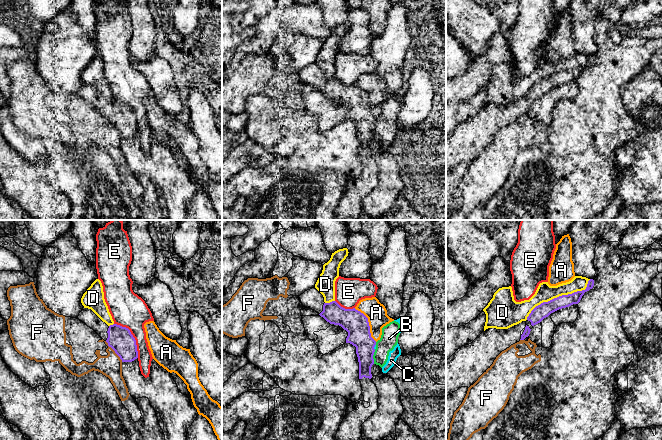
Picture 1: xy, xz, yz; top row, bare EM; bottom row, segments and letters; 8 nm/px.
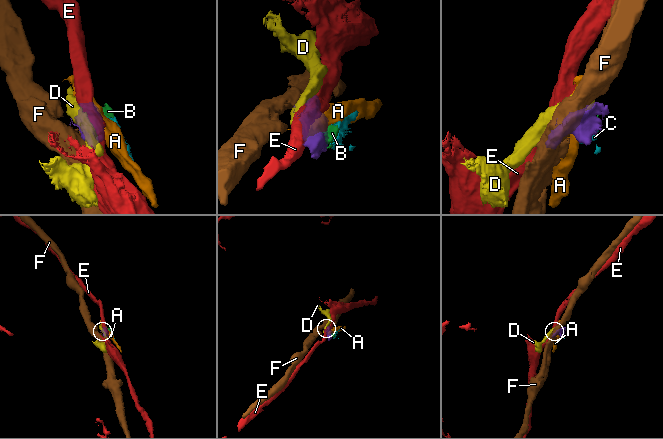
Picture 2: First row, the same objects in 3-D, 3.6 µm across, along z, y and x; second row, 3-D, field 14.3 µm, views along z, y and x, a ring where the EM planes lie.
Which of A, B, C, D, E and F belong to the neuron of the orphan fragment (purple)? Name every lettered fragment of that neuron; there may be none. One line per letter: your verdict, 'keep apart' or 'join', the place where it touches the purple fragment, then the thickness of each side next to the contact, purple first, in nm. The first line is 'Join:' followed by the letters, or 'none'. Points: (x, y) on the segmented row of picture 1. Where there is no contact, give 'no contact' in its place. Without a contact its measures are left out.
Join: none
A: keep apart; contact xz (368, 323); calibres 190 and 160 nm
B: keep apart; contact xz (372, 356); calibres 180 and 140 nm
C: keep apart; contact xz (374, 346); calibres 190 and 20 nm
D: keep apart; contact yz (559, 296); calibres 120 and 140 nm
E: keep apart; contact xy (132, 336); calibres 200 and 280 nm
F: keep apart; contact xy (114, 350); calibres 200 and 180 nm

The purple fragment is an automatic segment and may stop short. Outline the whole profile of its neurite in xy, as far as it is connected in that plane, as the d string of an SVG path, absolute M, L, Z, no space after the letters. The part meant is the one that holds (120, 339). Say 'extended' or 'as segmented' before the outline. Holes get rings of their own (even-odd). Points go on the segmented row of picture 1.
extended; M83 308L78 319L106 341L122 362L132 362L138 358L136 340L128 328L117 324L108 326L88 308Z

